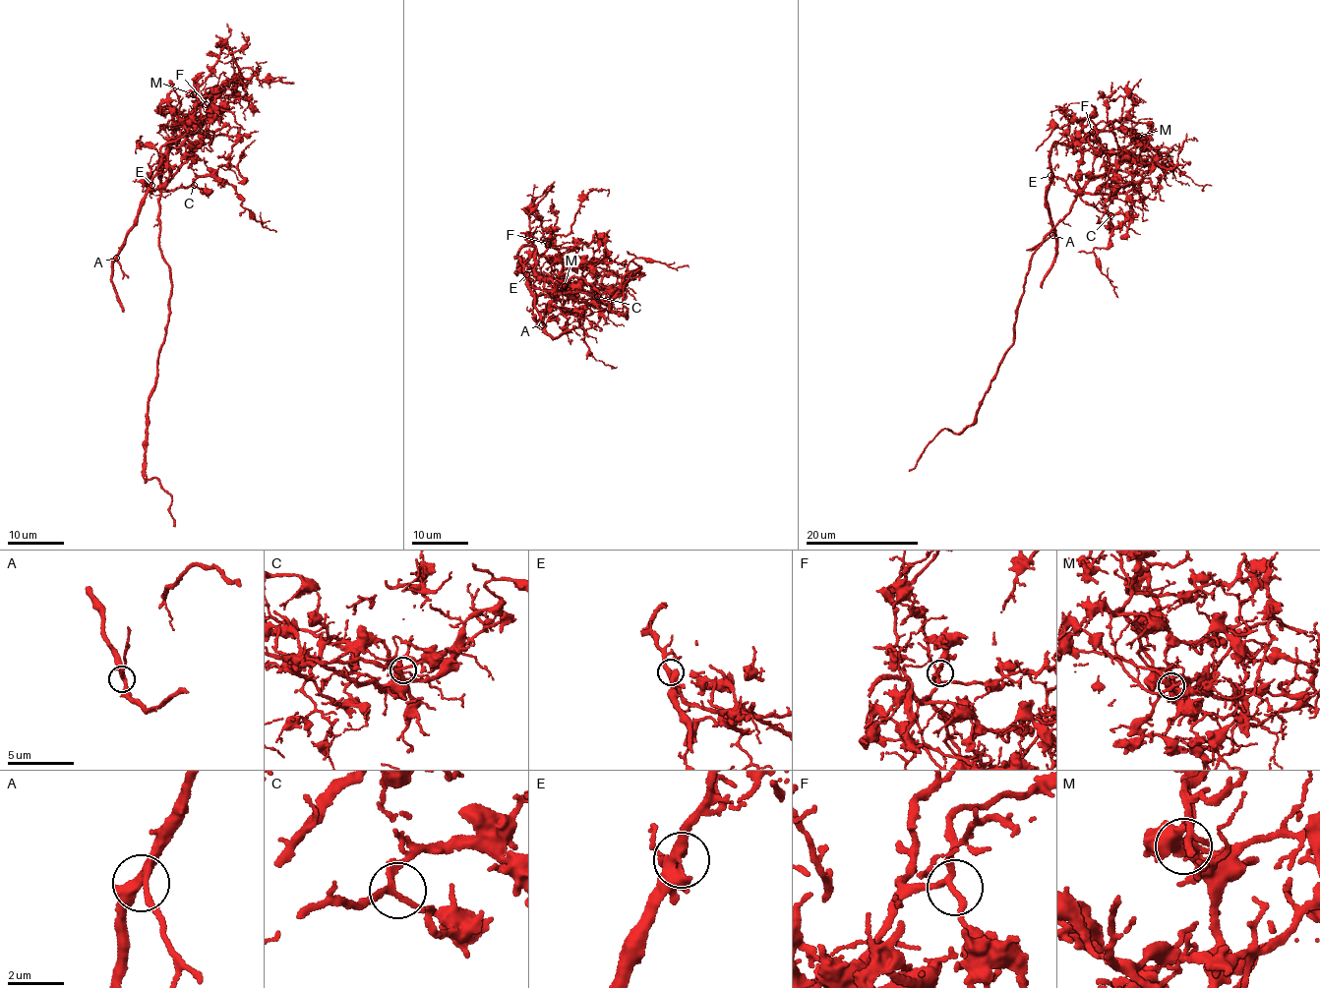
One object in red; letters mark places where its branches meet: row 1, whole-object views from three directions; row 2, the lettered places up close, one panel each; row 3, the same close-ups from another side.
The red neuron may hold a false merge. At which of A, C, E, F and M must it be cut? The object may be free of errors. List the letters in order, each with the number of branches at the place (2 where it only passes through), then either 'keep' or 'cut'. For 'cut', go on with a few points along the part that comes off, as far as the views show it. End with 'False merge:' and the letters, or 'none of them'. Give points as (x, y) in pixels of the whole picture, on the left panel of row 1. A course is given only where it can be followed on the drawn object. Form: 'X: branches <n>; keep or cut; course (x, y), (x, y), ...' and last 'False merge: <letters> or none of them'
A: branches 3; keep
C: branches 3; keep
E: branches 3; keep
F: branches 3; keep
M: branches 3; cut; course (193, 94), (197, 126), (160, 176), (171, 294), (145, 436), (146, 482), (158, 479), (174, 526)
False merge: M

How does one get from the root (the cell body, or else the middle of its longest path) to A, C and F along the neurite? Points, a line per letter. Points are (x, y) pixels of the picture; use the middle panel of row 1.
A: (562, 287), (560, 293), (545, 292), (527, 279), (527, 289), (535, 297), (535, 306), (541, 314), (542, 324)
C: (562, 287), (560, 293), (554, 293), (564, 294), (580, 290), (597, 296)
F: (562, 287), (560, 293), (555, 293), (550, 279), (534, 273), (534, 257), (545, 252), (548, 244)

